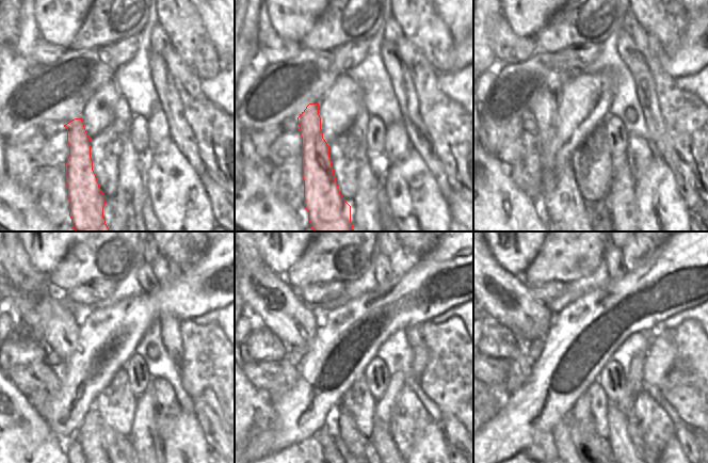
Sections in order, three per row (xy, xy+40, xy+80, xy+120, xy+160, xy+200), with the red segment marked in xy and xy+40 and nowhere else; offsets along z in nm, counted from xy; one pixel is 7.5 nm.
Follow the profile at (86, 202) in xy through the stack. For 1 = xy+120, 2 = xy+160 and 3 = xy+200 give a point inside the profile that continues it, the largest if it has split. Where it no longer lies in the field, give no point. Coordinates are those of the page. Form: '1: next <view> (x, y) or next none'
1: next xy+120 (41, 307)
2: next xy+160 (268, 298)
3: next xy+200 (505, 298)

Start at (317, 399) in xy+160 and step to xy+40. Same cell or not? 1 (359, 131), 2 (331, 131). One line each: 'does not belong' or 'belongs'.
1: does not belong
2: belongs

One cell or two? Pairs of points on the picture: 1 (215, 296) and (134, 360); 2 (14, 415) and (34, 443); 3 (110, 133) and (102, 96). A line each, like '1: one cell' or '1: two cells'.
1: two cells
2: one cell
3: two cells

